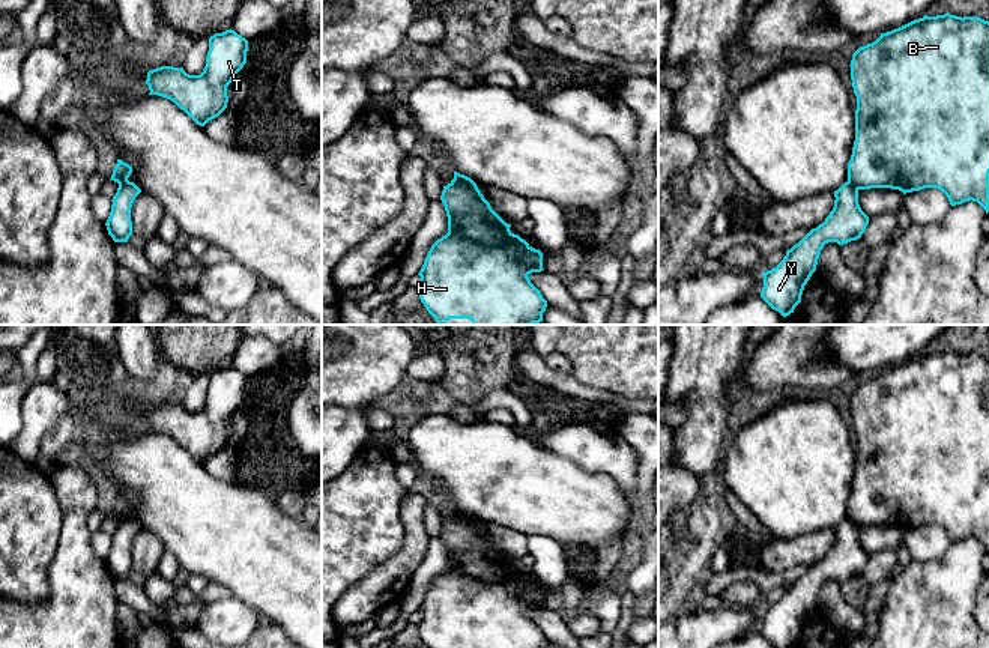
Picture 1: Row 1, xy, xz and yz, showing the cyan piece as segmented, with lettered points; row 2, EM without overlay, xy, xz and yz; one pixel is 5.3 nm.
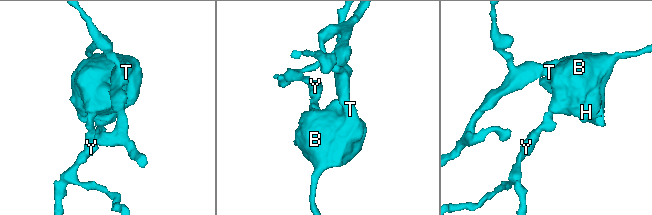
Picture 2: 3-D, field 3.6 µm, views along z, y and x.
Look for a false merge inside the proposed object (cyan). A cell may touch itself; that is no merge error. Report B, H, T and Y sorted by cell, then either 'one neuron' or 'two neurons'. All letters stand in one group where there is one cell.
B H T / Y | two neurons

